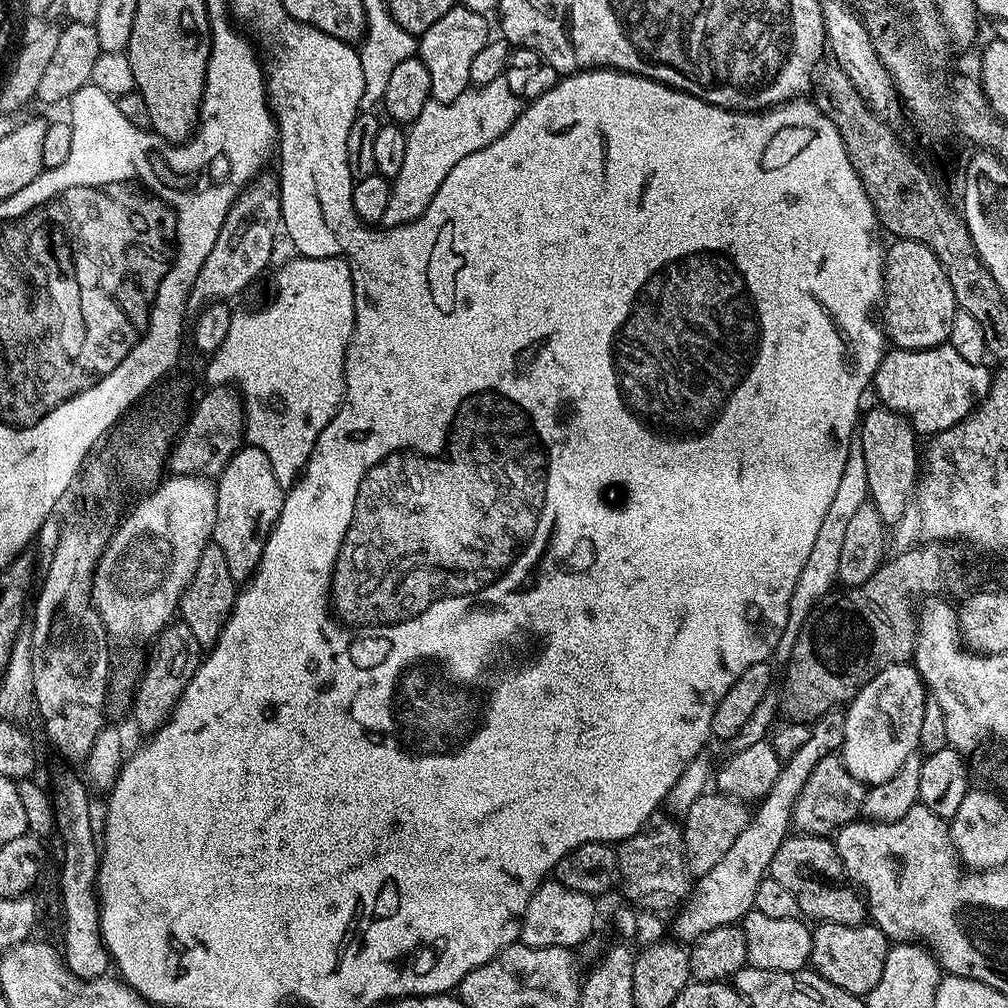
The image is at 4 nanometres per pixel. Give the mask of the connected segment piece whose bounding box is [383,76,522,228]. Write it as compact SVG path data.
M503 76L494 78L494 82L470 86L448 104L429 100L426 106L422 106L422 114L418 114L416 121L407 129L406 159L402 162L402 170L391 177L390 202L386 202L383 223L397 228L400 224L411 224L417 220L426 206L430 206L434 194L438 194L438 186L446 182L446 174L450 174L462 158L490 146L490 142L515 122L521 111L520 97L510 90Z

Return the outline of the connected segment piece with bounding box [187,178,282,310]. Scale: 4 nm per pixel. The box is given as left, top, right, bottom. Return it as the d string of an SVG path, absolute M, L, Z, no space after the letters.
M264 179L255 181L237 195L224 219L218 242L214 242L214 250L206 254L206 262L202 270L198 270L198 278L194 278L194 286L188 295L189 309L200 310L213 302L231 301L231 296L238 295L271 262L272 251L276 248L276 232L278 236L282 228L280 193L275 179Z

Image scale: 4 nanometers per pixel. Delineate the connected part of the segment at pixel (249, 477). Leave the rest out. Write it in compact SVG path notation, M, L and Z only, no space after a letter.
M242 446L228 459L226 466L218 474L214 487L216 517L211 543L222 550L232 577L238 582L244 582L256 571L262 558L268 535L282 514L286 490L280 485L278 478L274 478L270 458L266 458L262 450L251 446Z

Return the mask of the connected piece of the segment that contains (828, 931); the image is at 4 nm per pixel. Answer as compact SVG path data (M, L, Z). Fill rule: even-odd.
M871 922L842 926L841 924L817 923L812 928L811 967L822 978L834 982L842 990L864 998L882 978L890 941L882 929Z

